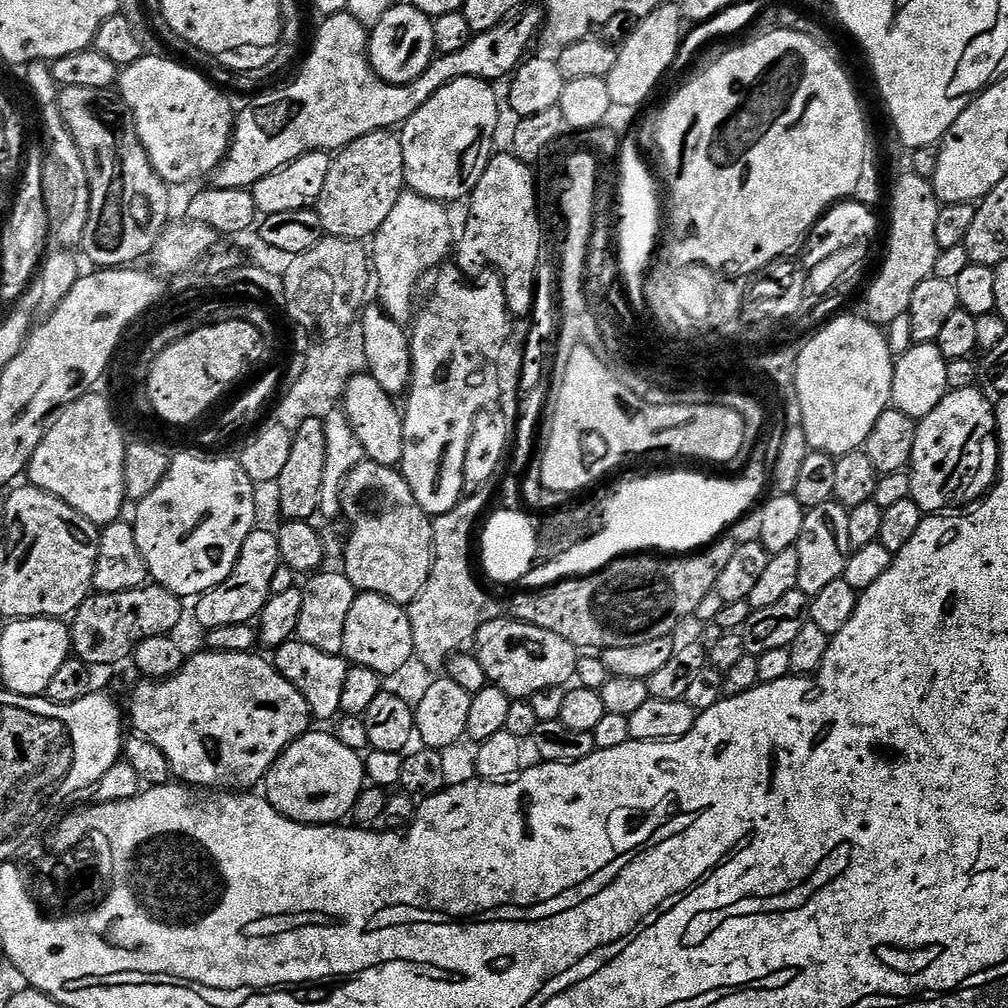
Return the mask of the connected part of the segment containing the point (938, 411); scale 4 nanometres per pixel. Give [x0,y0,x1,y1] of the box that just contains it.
[910,386,996,514]

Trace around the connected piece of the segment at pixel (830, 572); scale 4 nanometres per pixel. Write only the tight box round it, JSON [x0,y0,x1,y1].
[795,499,854,597]

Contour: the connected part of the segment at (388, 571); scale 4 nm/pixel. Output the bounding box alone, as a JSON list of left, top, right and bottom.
[340,459,433,606]

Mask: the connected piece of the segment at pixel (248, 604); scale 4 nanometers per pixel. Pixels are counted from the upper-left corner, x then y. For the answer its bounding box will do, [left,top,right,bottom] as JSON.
[195,531,282,630]

